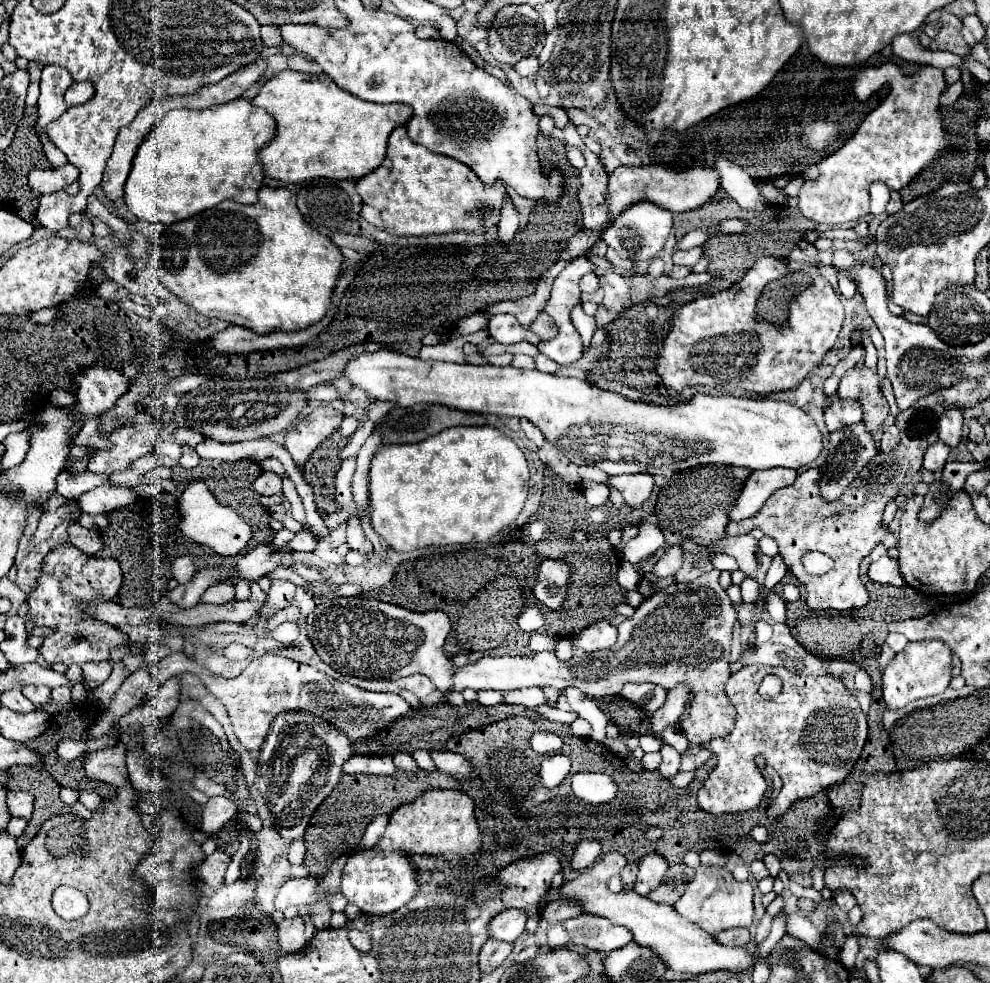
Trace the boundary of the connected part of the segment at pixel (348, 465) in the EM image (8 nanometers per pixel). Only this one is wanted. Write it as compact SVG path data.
M348 457L348 459L342 461L340 471L336 473L336 503L338 503L338 509L354 507L354 501L352 501L354 467L356 467L356 457Z

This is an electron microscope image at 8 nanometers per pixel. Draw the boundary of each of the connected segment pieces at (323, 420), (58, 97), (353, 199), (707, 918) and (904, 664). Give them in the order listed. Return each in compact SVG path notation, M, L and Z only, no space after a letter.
M318 407L308 417L304 417L292 431L286 433L284 447L300 469L308 461L310 453L340 427L342 419L344 415L336 409Z
M46 65L42 69L42 81L40 81L40 99L38 99L38 127L44 131L46 135L46 125L52 119L58 119L68 105L64 103L64 93L66 89L74 83L72 75L68 73L68 69L64 69L62 65Z
M314 179L298 191L298 209L304 219L322 235L330 237L338 231L342 233L360 233L360 209L362 197L356 193L356 181L330 181L330 179Z
M700 865L696 869L694 879L688 883L684 895L676 901L676 911L680 915L684 915L686 919L690 919L692 923L700 925L706 933L716 935L724 929L732 929L732 927L740 927L752 925L752 917L754 917L754 907L752 907L752 885L748 881L740 883L732 877L730 871L720 869L720 867L708 867L708 865Z
M920 641L908 645L902 653L898 653L884 669L882 675L882 691L884 703L888 709L902 709L914 699L940 695L952 681L952 651L944 641Z

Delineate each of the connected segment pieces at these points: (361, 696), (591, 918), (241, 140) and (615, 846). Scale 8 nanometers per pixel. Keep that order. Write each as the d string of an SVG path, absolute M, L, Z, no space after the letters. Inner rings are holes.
M262 655L254 659L234 679L216 677L206 669L202 669L198 677L206 685L206 689L226 705L228 715L234 723L234 733L248 751L258 751L262 747L266 727L270 727L272 719L284 711L304 709L330 719L330 723L346 731L352 741L376 735L380 729L384 729L384 725L410 711L410 705L396 693L364 691L350 683L340 683L338 679L332 679L310 665L302 665L278 655Z
M580 915L566 921L570 941L580 947L590 947L602 953L620 949L632 941L632 931L622 925L614 925L598 915Z
M246 99L212 105L202 111L170 111L154 125L134 155L124 185L124 203L128 211L136 219L172 225L224 199L256 203L264 177L256 155L260 147L272 139L276 131L274 125L272 115L260 111Z
M510 717L510 719L504 719L504 721L498 721L498 723L490 723L486 727L480 727L480 729L474 729L474 731L468 731L460 737L454 737L446 743L446 749L448 751L454 751L454 753L460 753L464 755L472 765L476 765L480 769L480 775L478 775L478 781L484 783L484 791L492 795L494 803L500 803L500 811L478 811L476 815L476 821L478 821L478 829L480 829L480 835L482 835L482 851L478 855L478 861L474 863L464 863L462 867L460 865L452 865L452 863L446 863L446 859L442 857L420 857L420 855L412 855L410 861L412 865L420 871L420 873L430 873L430 871L442 871L446 875L450 875L450 879L476 879L476 877L488 877L488 875L496 875L500 867L506 867L518 859L526 859L526 857L536 857L536 855L542 855L542 853L548 853L548 851L560 851L564 853L562 855L562 867L564 867L564 877L570 881L574 879L578 873L570 869L570 857L568 857L568 851L576 847L576 843L584 841L584 839L596 839L600 841L602 845L602 853L608 853L608 851L618 851L626 857L628 863L636 863L642 855L646 853L652 853L652 851L660 851L660 855L668 857L668 863L670 865L676 865L676 863L682 863L682 857L688 853L688 851L704 851L704 849L718 849L718 851L728 851L728 853L736 853L742 857L742 861L746 865L750 865L754 859L762 859L766 853L780 853L780 847L788 847L788 857L792 861L792 875L800 873L802 869L802 859L806 859L806 879L794 879L798 881L800 885L806 885L810 887L812 885L812 869L816 867L818 861L822 861L822 867L828 867L828 853L826 853L826 837L828 833L822 833L824 835L824 841L818 839L820 831L818 831L818 825L822 819L828 817L830 813L830 801L828 801L828 793L826 791L820 791L808 799L798 799L790 805L790 809L782 815L782 821L772 821L768 819L766 811L768 811L768 803L764 803L764 807L760 807L758 811L748 811L748 813L740 813L740 815L708 815L706 811L700 811L698 803L696 803L696 793L698 789L702 787L706 775L712 771L712 767L716 767L716 757L712 757L708 763L704 763L696 773L694 773L694 781L684 787L684 789L678 789L668 783L664 777L660 777L656 771L654 773L648 773L644 771L642 775L636 775L634 771L628 769L626 761L610 751L606 751L604 745L592 741L592 739L582 739L582 737L576 737L568 725L564 723L556 723L556 721L548 721L548 719L528 719L528 717ZM534 731L554 731L554 733L560 733L566 741L566 755L572 759L572 769L570 773L562 779L562 783L554 789L548 789L540 783L540 763L544 759L544 755L536 755L536 751L530 749L528 741L530 741L530 735ZM578 771L598 771L598 773L606 773L606 775L616 775L614 781L620 785L620 793L618 797L626 799L626 801L610 801L606 805L590 805L590 803L584 803L580 801L578 797L574 799L574 793L572 793L572 787L570 787L570 781L572 781L572 775L578 773ZM756 825L766 825L774 831L778 831L774 835L774 841L770 841L770 845L758 845L758 843L752 843L748 841L748 835L750 835L750 829L756 827ZM650 827L660 827L662 829L662 837L658 841L648 841L646 839L646 831Z

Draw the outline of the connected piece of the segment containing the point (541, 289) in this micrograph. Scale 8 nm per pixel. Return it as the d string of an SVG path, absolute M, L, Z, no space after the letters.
M550 267L544 277L540 279L540 285L536 287L536 291L528 297L522 297L518 301L500 301L500 303L494 303L494 305L488 305L486 309L480 309L480 311L486 311L490 317L496 315L496 313L512 313L518 317L518 321L522 323L524 329L529 329L530 323L536 319L536 315L544 309L546 301L548 301L548 295L550 295L550 287L552 287L552 281L554 281L554 269Z

